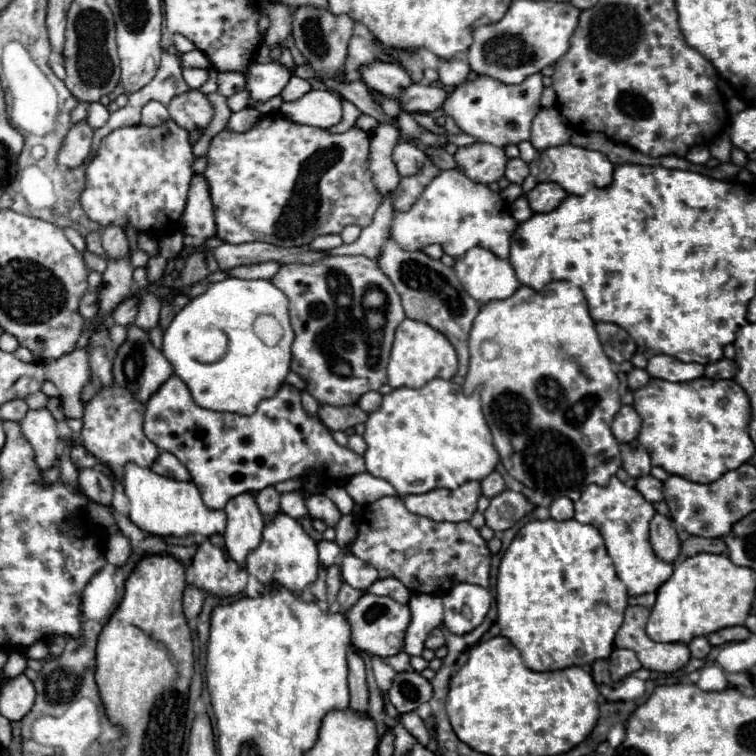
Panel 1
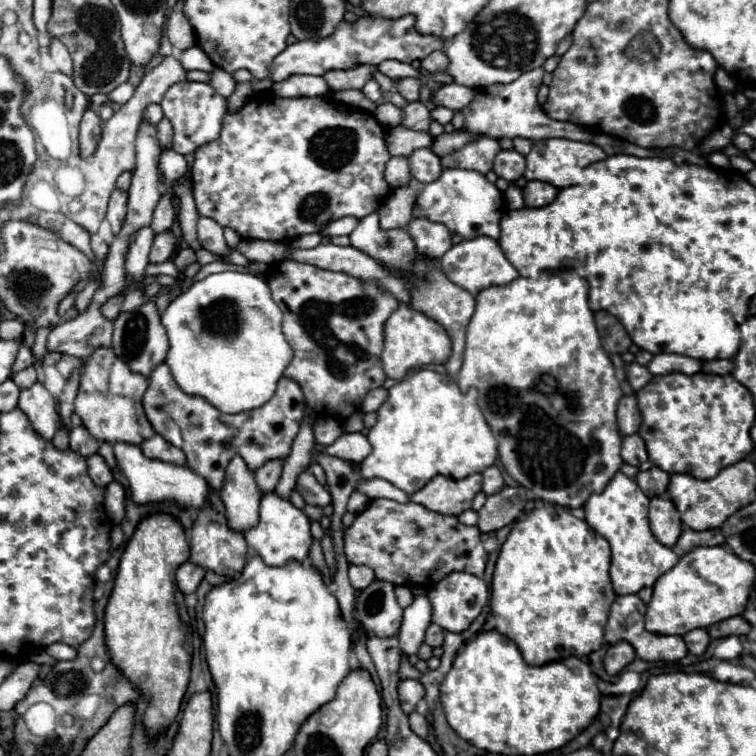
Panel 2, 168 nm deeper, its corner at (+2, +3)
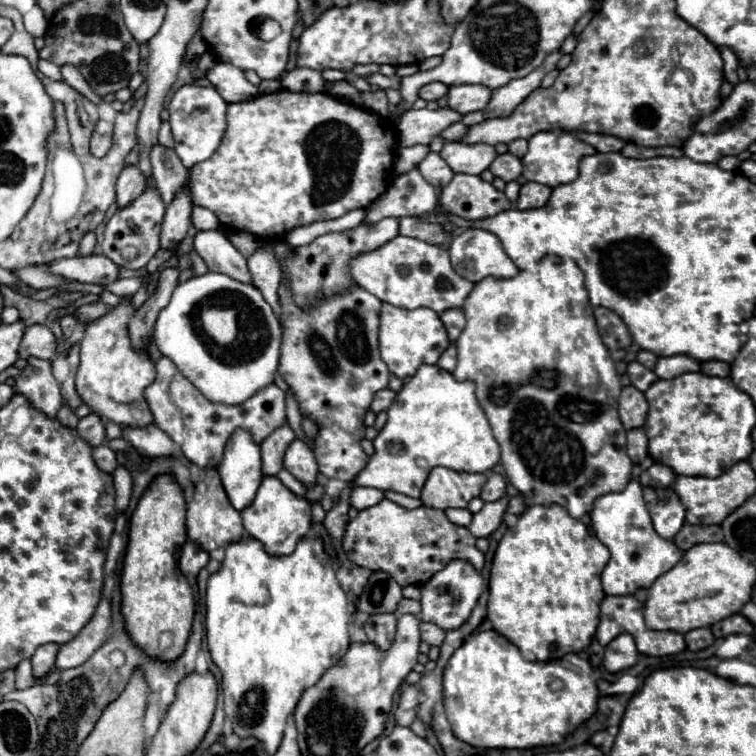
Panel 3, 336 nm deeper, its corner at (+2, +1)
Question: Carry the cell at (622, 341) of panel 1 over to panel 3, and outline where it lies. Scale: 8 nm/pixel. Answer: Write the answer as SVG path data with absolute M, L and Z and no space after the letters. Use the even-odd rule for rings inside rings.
M597 307L595 319L599 325L601 339L609 349L627 349L631 345L631 335L617 313L607 307Z

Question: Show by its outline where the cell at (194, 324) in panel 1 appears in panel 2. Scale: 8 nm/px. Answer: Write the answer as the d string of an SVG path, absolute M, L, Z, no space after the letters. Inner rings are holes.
M223 271L193 283L169 303L161 325L169 337L165 363L177 385L187 395L203 397L221 413L243 413L267 403L293 357L281 331L281 309L273 301L267 281L251 273ZM225 301L233 307L225 307L225 329L217 329L211 325L209 309Z

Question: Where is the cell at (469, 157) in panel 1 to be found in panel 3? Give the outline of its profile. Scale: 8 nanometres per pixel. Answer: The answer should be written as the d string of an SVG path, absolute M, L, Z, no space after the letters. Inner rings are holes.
M445 141L441 149L441 157L447 161L447 165L455 173L467 173L467 175L479 175L485 171L491 161L497 157L495 147L487 143L475 143L467 145L463 141Z

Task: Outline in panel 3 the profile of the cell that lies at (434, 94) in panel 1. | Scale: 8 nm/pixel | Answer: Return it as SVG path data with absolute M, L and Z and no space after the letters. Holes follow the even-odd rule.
M459 85L449 89L449 107L459 113L483 111L491 99L491 89L485 85Z

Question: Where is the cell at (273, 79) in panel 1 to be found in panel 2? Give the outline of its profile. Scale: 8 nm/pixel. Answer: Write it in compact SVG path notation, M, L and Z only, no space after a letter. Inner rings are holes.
M413 15L401 17L401 19L379 19L379 17L365 17L357 19L357 23L341 23L337 31L333 33L333 39L323 39L321 43L309 43L309 41L297 41L289 45L283 53L279 53L273 63L269 65L269 79L279 83L289 79L297 73L307 75L325 75L331 69L347 69L353 67L353 63L369 63L379 65L387 59L397 59L403 63L411 63L415 59L425 59L429 53L443 47L443 41L431 35L421 35L413 27L415 19Z

